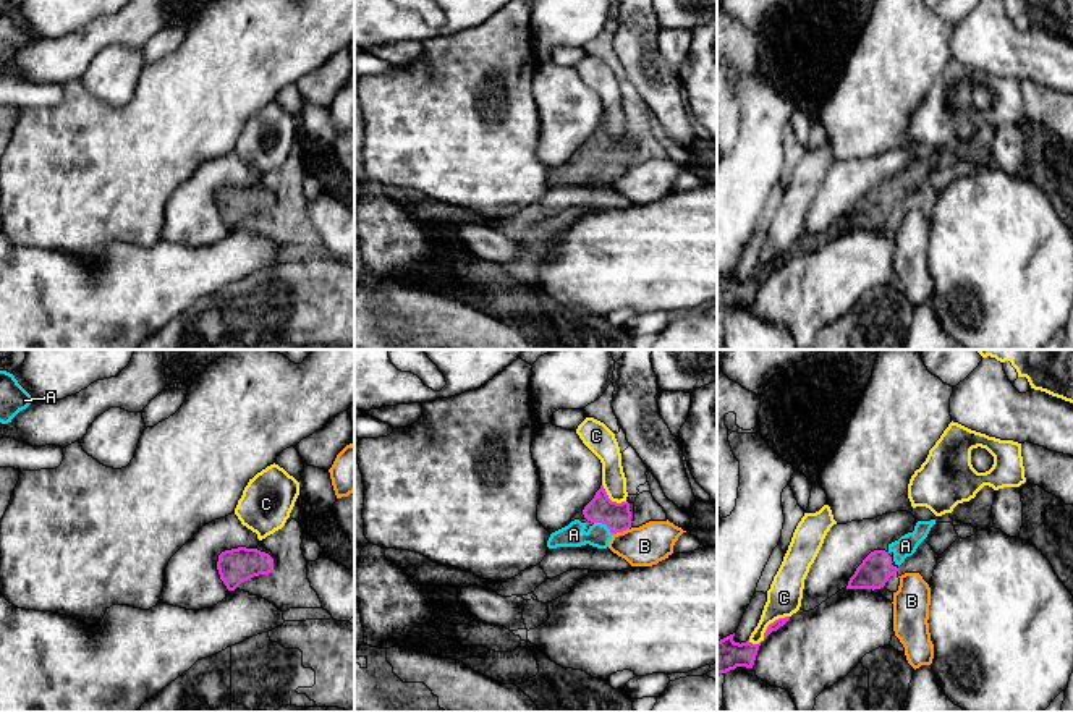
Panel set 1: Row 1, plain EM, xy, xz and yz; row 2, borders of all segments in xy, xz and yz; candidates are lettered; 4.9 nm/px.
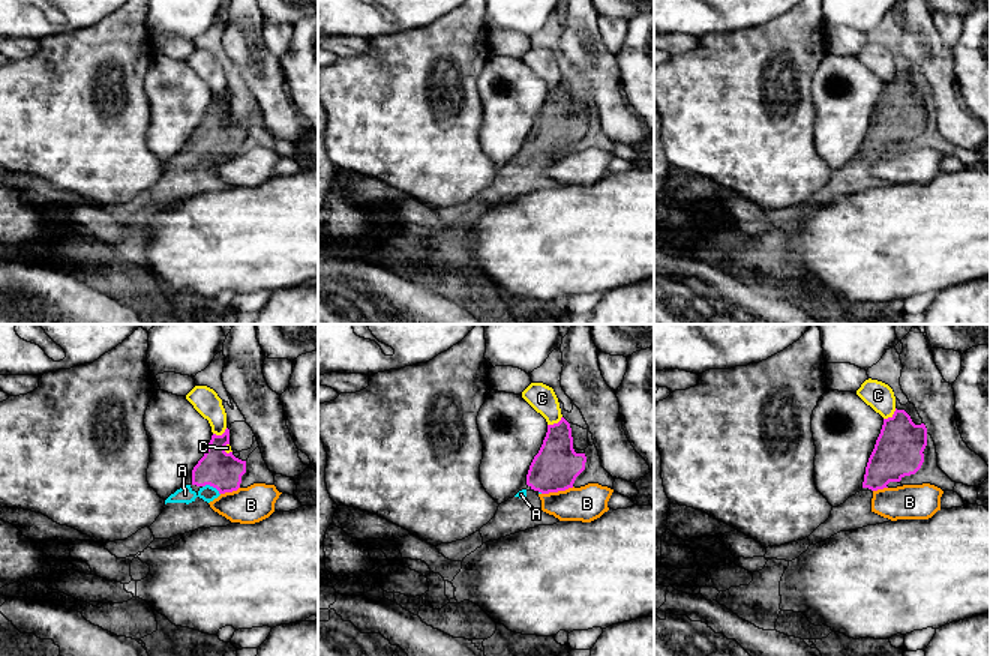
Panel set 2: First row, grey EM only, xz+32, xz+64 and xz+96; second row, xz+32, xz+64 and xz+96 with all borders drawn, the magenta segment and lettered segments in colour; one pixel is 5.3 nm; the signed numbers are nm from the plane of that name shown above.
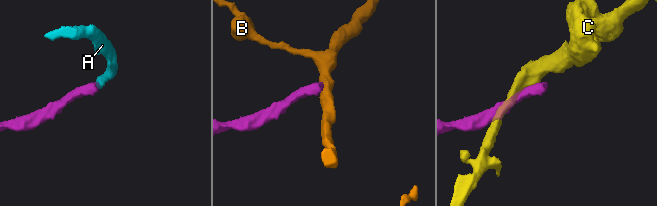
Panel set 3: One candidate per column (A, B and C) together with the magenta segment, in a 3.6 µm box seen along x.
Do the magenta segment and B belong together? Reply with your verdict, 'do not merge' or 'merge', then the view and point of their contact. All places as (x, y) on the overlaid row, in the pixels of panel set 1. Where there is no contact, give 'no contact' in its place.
do not merge | xz (620, 531)

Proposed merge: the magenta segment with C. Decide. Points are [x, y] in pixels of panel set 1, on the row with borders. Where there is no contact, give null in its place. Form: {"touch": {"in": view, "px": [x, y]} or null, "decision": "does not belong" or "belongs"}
{"touch": {"in": "yz", "px": [766, 630]}, "decision": "does not belong"}

